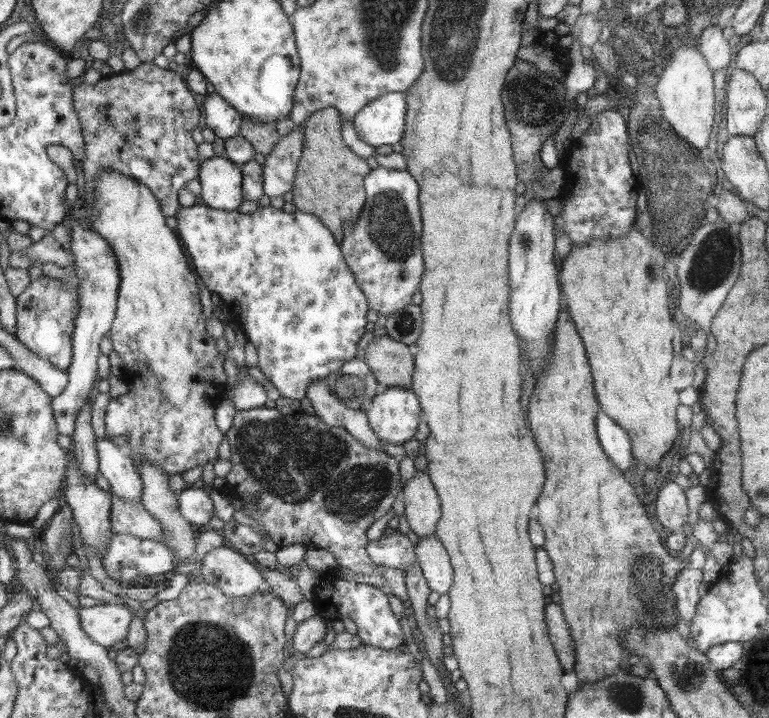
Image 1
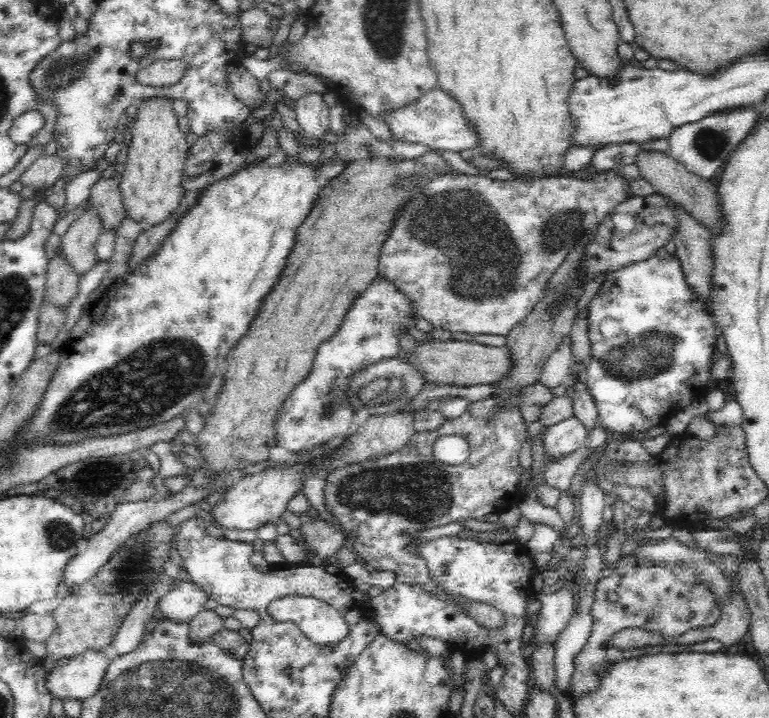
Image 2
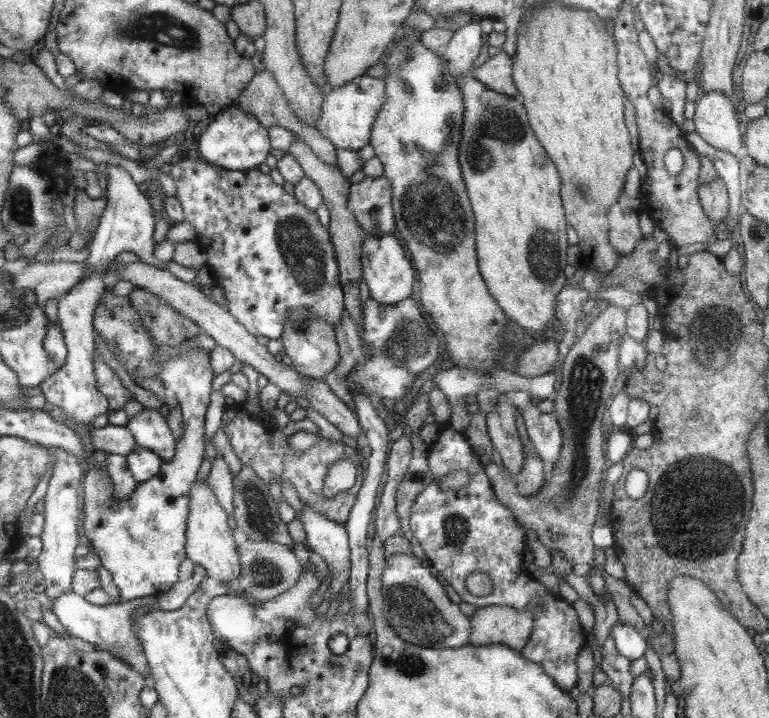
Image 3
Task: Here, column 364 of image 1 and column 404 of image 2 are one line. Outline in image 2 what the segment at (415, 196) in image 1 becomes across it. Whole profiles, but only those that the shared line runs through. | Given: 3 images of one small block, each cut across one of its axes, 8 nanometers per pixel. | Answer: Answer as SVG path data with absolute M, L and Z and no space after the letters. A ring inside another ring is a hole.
M616 171L596 172L592 179L577 179L570 176L558 177L533 177L530 179L496 180L482 175L459 174L456 176L444 175L432 178L426 182L422 194L418 194L402 208L396 218L396 226L392 228L392 233L387 238L379 252L379 268L377 277L386 277L394 281L396 285L412 301L414 308L424 320L428 320L434 328L442 328L448 332L466 332L466 334L491 334L496 336L506 336L524 317L527 317L532 309L544 298L547 282L552 278L553 272L564 262L565 256L571 251L573 245L588 230L592 230L603 217L610 214L613 208L621 202L628 194L636 196L651 195L655 192L653 186L644 178L637 177L628 183L624 175Z

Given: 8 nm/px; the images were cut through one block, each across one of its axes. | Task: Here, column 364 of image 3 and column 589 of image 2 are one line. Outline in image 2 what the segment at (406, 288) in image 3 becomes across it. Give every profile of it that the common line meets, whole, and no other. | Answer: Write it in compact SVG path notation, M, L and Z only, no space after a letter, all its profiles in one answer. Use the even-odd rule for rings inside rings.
M652 193L646 196L628 197L624 202L618 203L610 214L602 218L603 226L588 244L584 269L588 278L596 278L599 274L616 272L622 265L632 261L644 260L652 256L658 248L663 248L672 239L676 230L676 218L673 216L669 198L660 193ZM611 214L630 214L634 218L636 227L631 232L621 232L612 221Z

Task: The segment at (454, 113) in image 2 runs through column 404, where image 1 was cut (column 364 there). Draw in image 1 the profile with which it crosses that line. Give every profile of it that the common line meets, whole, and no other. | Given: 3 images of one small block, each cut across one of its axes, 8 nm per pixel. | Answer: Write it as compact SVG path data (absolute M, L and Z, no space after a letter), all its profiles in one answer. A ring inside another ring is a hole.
M392 92L378 97L353 118L358 136L370 146L392 146L404 138L406 95Z

